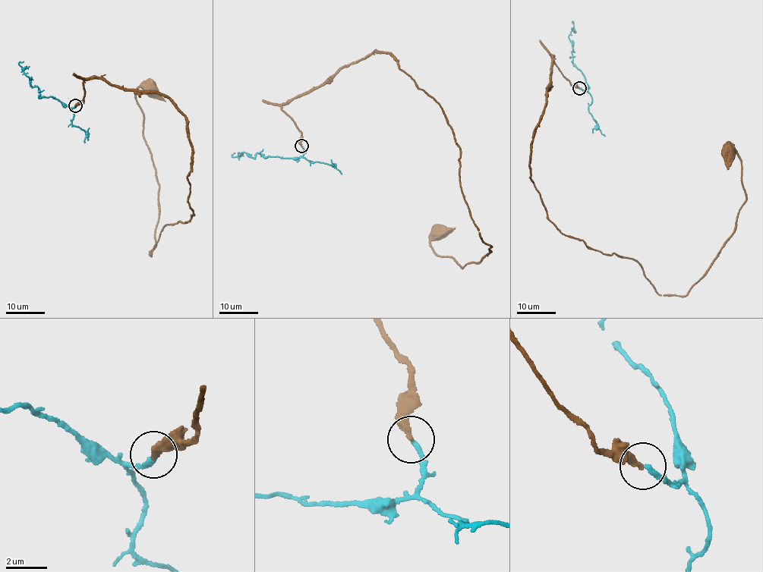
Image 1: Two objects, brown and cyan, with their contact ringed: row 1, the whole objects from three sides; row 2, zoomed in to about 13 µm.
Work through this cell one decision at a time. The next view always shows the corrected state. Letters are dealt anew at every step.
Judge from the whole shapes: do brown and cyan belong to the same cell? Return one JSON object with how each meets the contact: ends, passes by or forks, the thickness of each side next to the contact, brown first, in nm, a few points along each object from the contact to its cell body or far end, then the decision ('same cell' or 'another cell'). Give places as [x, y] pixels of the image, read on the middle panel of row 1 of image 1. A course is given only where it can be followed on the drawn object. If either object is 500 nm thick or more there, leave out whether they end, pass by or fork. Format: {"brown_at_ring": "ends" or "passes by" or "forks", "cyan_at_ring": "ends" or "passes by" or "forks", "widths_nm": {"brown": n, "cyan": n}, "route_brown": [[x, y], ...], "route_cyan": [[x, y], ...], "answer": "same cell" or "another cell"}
{"brown_at_ring": "ends", "cyan_at_ring": "ends", "widths_nm": {"brown": 320, "cyan": 220}, "route_brown": [[301, 146], [282, 105], [373, 52], [397, 59], [442, 108], [491, 251], [462, 268], [433, 251], [436, 234]], "route_cyan": [[301, 146], [304, 151], [299, 157], [266, 158], [257, 153], [252, 157], [241, 152], [233, 157], [234, 152]], "answer": "same cell"}

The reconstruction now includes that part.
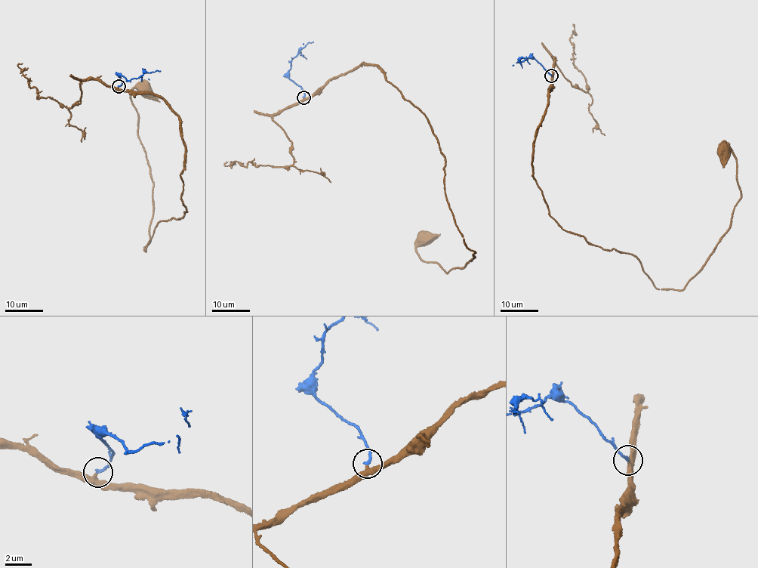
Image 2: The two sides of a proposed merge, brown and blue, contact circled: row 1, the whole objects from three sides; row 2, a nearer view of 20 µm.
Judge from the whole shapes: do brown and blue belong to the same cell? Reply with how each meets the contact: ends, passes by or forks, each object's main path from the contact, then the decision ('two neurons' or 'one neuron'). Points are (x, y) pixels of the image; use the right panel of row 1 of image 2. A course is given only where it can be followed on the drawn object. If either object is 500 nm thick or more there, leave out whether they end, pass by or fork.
brown passes by; blue ends there; brown runs (552, 75), (532, 171), (549, 215), (631, 253), (659, 289), (683, 288), (728, 227), (741, 187), (726, 146); blue runs (551, 75), (534, 59), (529, 57), (519, 62), (519, 60), (520, 63); one neuron

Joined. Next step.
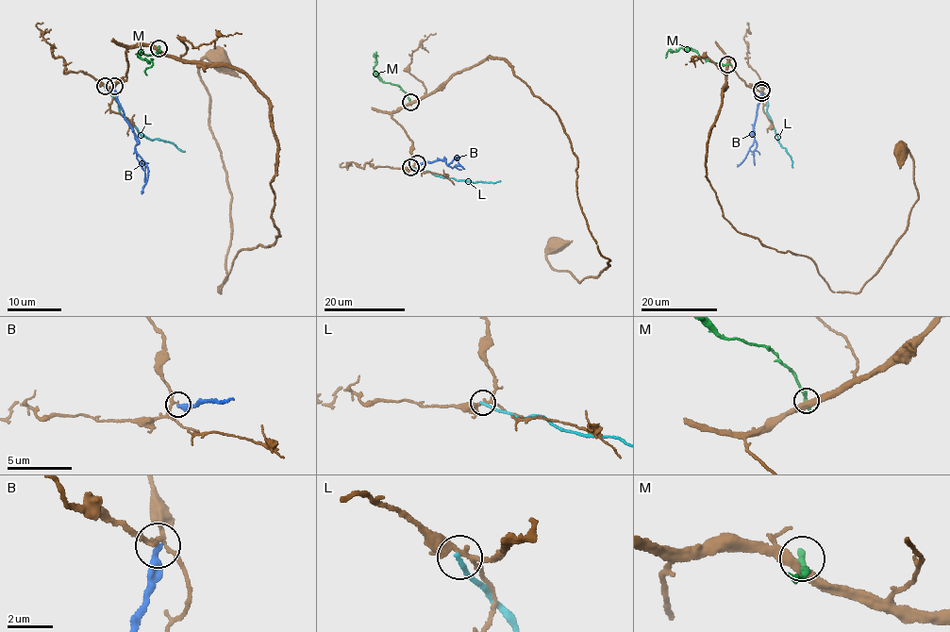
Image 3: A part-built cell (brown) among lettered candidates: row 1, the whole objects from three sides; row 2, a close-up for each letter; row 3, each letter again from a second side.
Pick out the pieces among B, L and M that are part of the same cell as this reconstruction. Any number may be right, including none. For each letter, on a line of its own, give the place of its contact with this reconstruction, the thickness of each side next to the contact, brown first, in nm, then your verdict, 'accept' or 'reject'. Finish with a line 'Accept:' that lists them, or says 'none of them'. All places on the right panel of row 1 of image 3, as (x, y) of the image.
B: meets brown at (761, 92); 170 nm thick on the brown side, 280 nm on the other; reject
L: meets brown at (761, 90); 240 nm thick on the brown side, 200 nm on the other; reject
M: meets brown at (727, 64); 440 nm thick on the brown side, 320 nm on the other; reject
Accept: none of them

